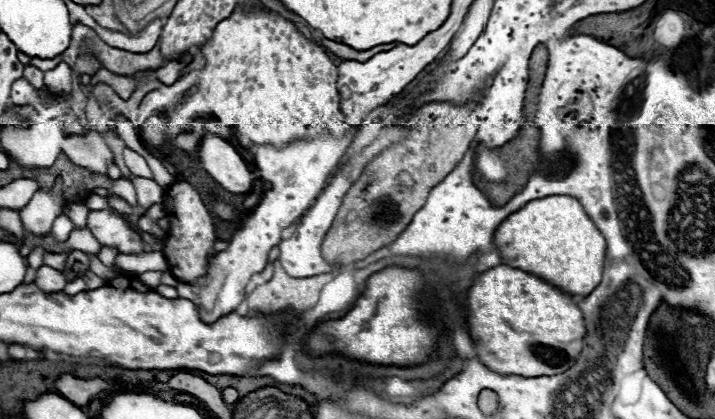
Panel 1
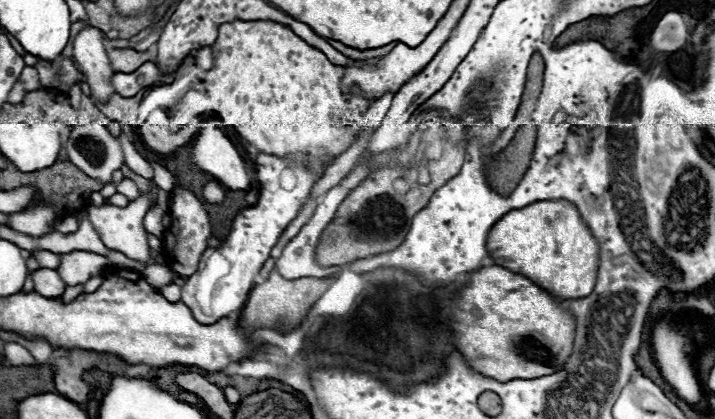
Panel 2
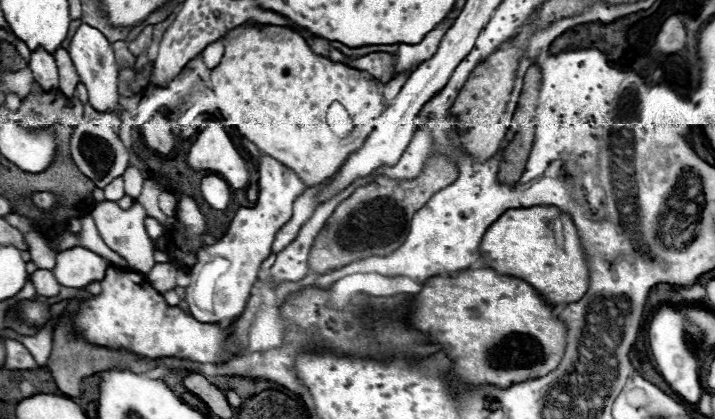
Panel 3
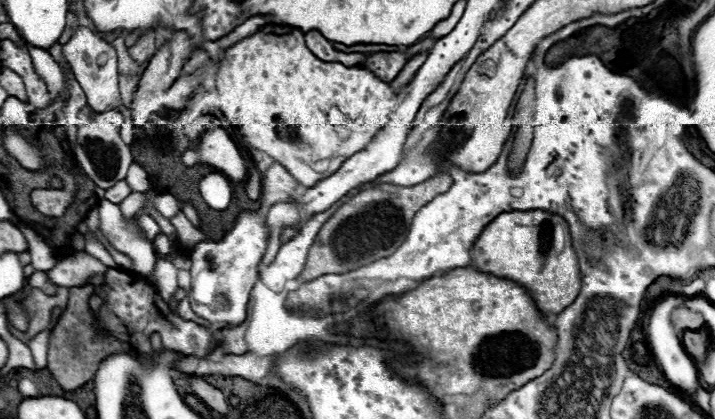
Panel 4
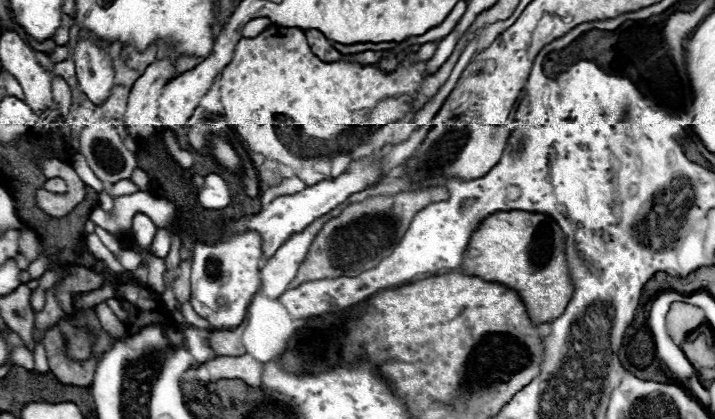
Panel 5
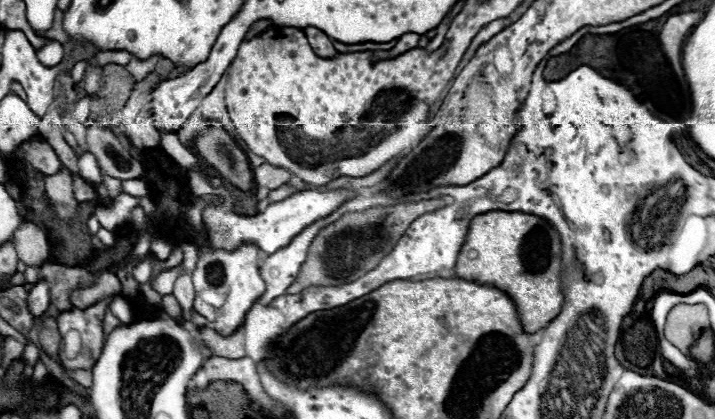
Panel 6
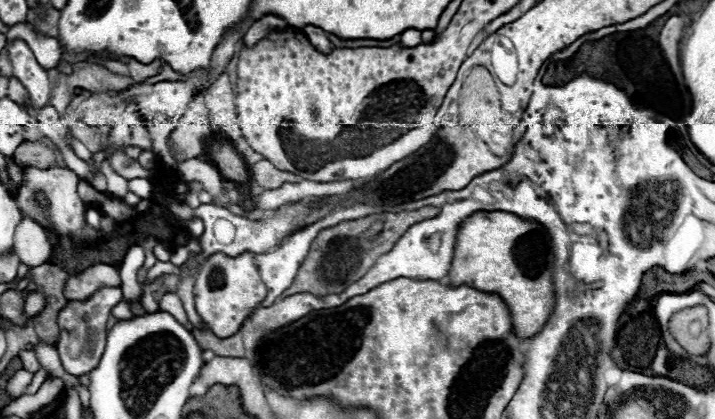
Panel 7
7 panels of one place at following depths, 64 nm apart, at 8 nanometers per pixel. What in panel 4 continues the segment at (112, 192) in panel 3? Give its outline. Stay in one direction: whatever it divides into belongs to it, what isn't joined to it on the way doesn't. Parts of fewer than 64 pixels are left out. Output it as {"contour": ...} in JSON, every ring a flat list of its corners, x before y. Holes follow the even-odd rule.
{"contour":[[118,182,118,184,114,184,112,188,106,190,106,196,104,198,110,200,110,202,114,202,114,204,120,204,128,194,130,194,128,184,126,182]]}

